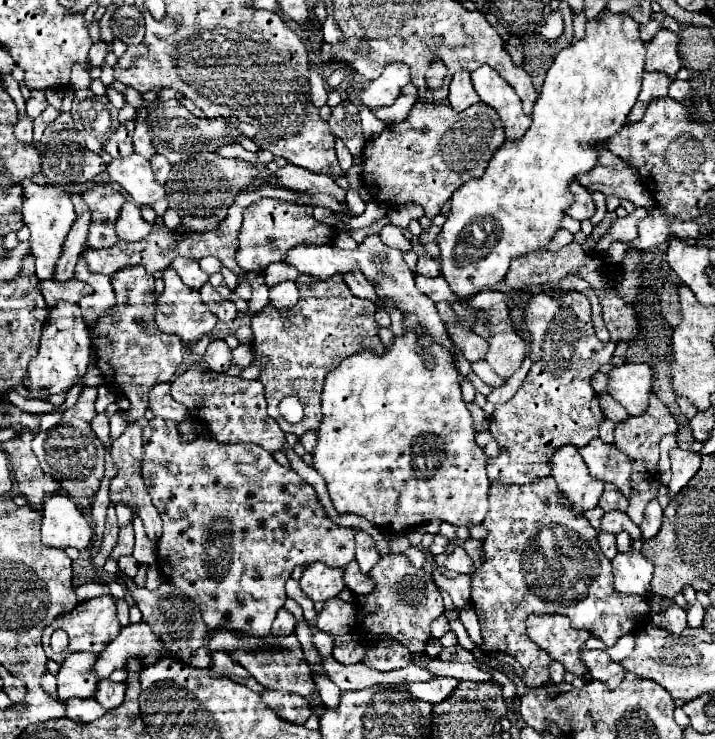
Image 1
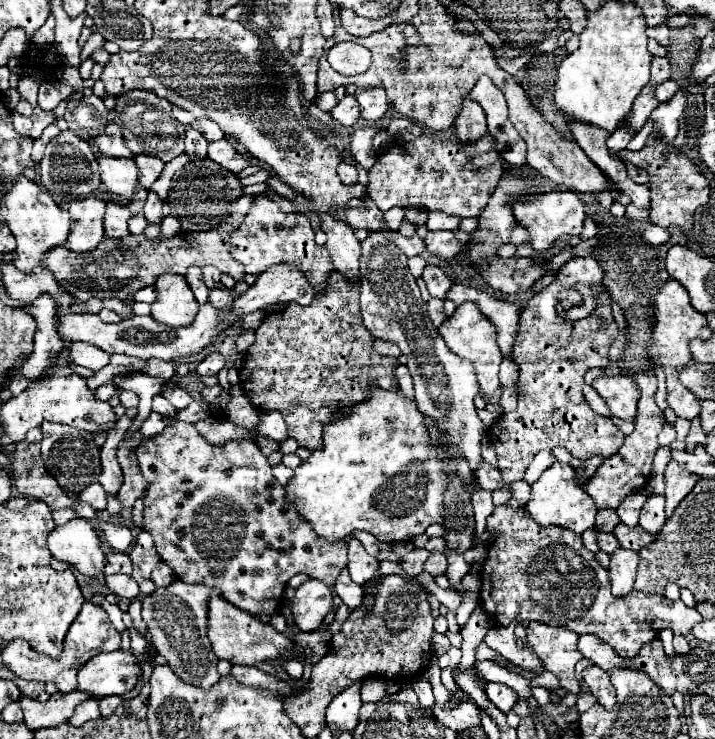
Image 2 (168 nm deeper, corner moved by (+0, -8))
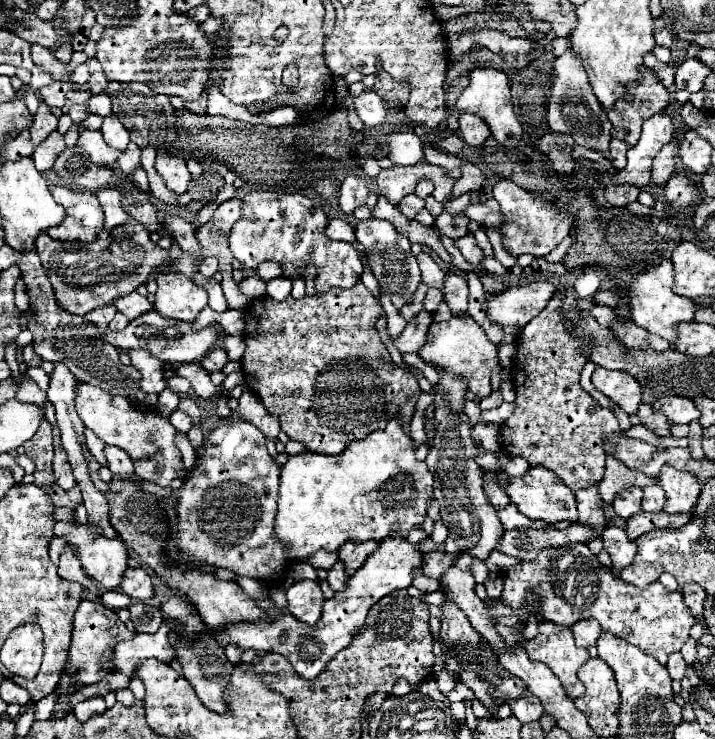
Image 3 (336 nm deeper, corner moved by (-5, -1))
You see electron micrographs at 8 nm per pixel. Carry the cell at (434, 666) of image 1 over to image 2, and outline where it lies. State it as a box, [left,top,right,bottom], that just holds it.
[482,682,518,712]

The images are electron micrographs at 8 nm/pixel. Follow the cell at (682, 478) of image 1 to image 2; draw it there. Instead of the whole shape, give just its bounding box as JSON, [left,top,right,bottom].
[666,460,698,516]

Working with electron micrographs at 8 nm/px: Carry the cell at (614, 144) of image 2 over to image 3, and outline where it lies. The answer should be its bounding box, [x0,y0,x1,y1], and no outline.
[609,139,627,171]

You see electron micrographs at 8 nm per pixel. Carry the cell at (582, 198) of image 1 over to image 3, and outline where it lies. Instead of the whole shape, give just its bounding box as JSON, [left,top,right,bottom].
[491,179,573,257]

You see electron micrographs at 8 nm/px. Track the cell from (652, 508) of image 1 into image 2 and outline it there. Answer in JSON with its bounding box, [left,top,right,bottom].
[640,494,666,534]

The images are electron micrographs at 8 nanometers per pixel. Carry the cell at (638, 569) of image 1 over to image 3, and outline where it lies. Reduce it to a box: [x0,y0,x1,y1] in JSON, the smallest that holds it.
[601,527,637,571]

